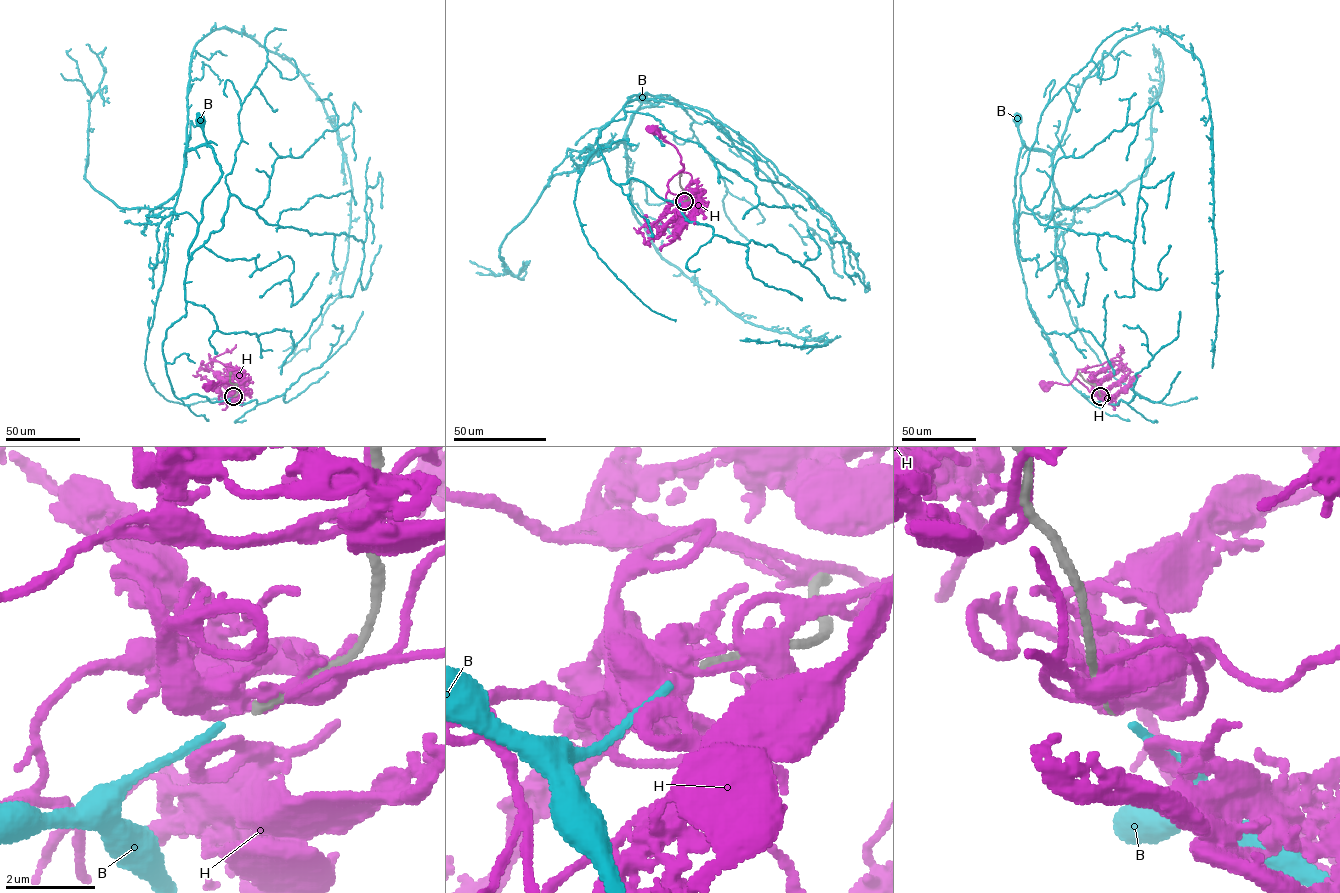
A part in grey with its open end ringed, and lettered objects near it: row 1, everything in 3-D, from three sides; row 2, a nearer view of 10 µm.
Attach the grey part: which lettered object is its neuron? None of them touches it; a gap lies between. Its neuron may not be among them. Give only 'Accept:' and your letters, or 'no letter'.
Accept: B

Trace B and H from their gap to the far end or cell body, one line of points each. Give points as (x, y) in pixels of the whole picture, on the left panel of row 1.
B: (232, 397), (178, 398), (162, 353), (166, 330), (186, 313), (188, 250), (203, 199), (222, 175), (200, 119)
H: (233, 396), (227, 395), (225, 399), (218, 396), (220, 387), (232, 378), (230, 384), (218, 382), (209, 386)

